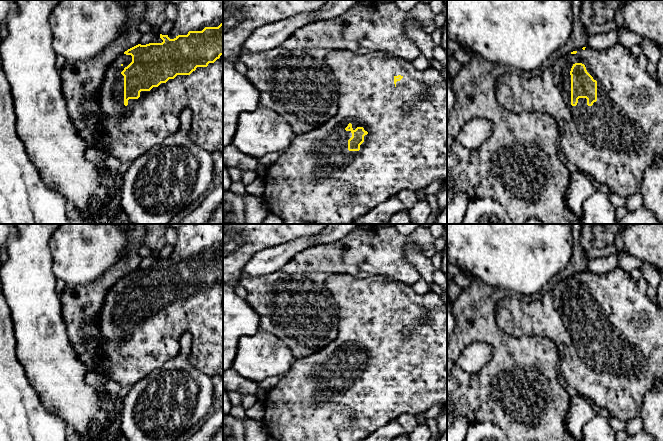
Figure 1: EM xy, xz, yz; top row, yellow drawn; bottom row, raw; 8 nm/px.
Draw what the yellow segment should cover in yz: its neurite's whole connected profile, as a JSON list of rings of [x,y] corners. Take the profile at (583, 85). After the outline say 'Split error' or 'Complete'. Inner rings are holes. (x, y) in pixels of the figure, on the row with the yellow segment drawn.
[[[619,42],[606,49],[593,49],[587,46],[560,57],[552,67],[543,69],[538,76],[525,77],[515,72],[504,73],[496,80],[497,100],[508,112],[514,114],[539,112],[550,115],[558,125],[560,149],[567,156],[570,165],[574,165],[615,194],[627,199],[630,195],[640,192],[646,168],[659,158],[663,158],[663,86],[649,75],[647,65],[648,59],[643,53],[635,57],[629,48]]]. Split error

